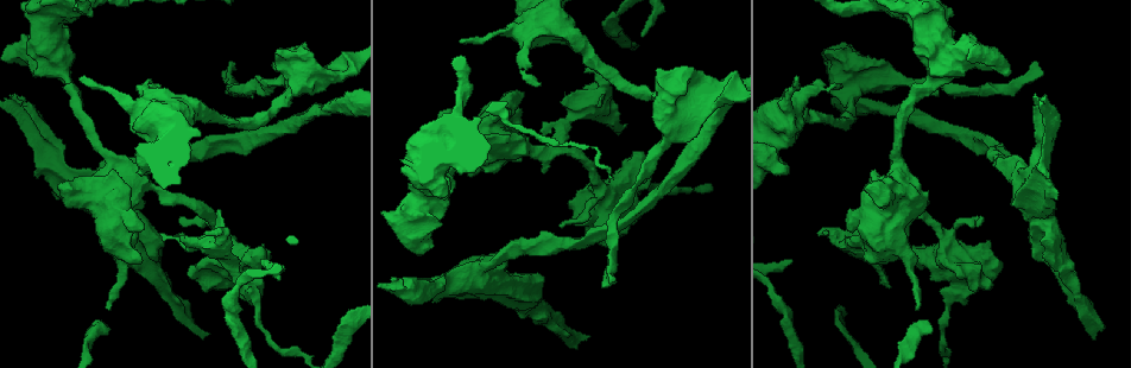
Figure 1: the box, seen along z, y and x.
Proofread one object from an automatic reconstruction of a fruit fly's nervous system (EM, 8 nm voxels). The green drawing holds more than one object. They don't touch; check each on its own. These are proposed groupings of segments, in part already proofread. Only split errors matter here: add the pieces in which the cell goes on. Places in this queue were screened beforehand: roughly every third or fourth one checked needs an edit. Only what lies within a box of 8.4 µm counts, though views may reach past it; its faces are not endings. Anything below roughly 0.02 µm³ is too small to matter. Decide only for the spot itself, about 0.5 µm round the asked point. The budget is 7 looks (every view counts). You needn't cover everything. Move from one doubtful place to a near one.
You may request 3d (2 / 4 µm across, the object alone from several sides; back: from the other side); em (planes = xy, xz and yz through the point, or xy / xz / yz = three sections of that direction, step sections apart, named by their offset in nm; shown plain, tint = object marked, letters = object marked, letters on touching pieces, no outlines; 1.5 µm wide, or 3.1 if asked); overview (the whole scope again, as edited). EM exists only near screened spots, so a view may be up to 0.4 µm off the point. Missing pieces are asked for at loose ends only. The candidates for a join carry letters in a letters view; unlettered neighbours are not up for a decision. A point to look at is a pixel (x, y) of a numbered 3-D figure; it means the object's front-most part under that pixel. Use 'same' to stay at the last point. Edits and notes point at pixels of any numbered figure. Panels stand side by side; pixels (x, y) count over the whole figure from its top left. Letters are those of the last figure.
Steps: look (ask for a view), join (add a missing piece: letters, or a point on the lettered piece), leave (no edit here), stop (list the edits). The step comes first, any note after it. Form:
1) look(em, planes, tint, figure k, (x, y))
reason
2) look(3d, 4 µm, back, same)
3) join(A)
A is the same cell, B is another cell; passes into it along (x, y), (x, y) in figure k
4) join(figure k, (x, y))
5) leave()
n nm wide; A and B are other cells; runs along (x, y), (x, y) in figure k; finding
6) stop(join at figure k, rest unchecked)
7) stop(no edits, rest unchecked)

look(em, planes, letters, figure 1, (1090, 333))
branch stops here

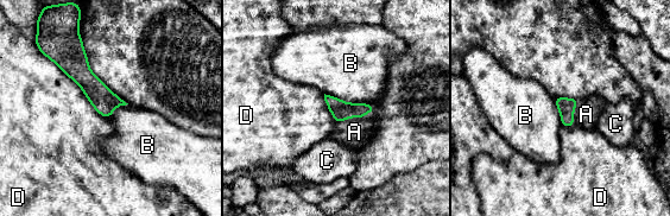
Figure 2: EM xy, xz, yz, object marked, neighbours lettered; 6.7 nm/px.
join(A)
110 nm wide; A is the same cell, B, C and D are other cells; the cell continues

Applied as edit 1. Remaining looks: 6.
look(overview)
redraw

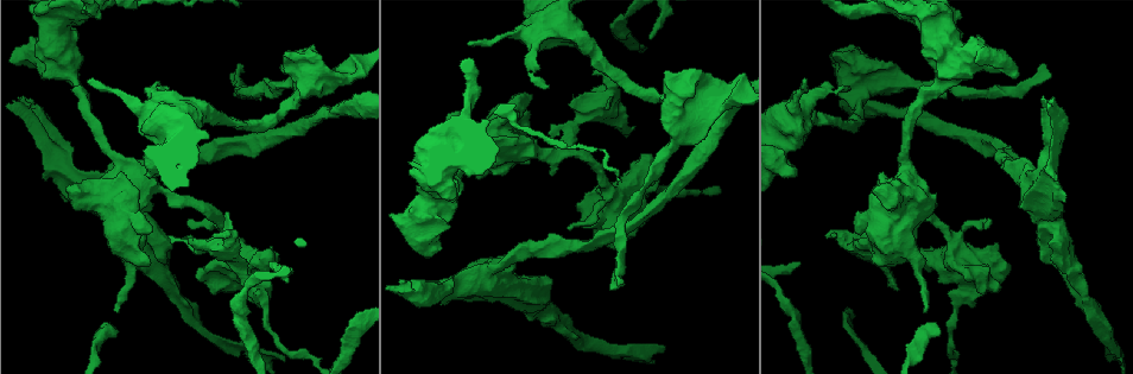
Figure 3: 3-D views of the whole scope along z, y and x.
look(3d, 2 µm, figure 3, (850, 89))
thin end

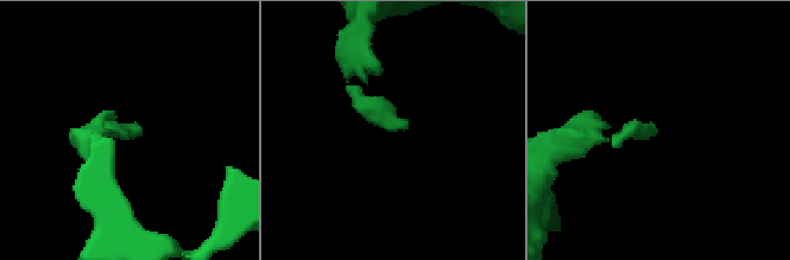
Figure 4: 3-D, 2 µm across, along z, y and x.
look(em, planes, letters, figure 4, (138, 126))
shape alone is not enough

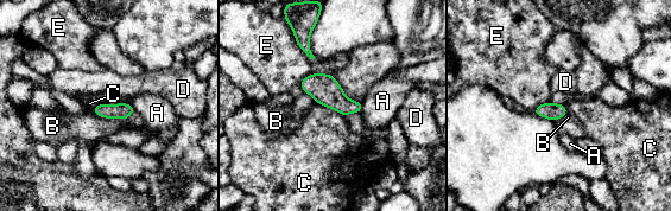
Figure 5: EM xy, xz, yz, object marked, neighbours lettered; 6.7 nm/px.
leave()
A, B, C, D and E are other cells; no lettered piece goes on from it

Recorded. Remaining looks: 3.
stop(join at figure 2, rest unchecked)

